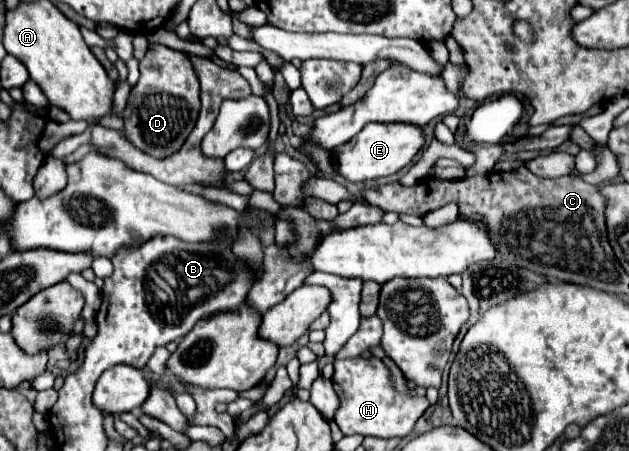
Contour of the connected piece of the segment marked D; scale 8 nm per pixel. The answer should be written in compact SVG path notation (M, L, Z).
M161 43L149 45L145 57L141 59L139 69L141 77L137 85L131 89L127 107L123 111L125 121L123 133L127 141L141 149L143 153L155 159L165 159L179 151L179 147L185 143L185 139L195 127L199 115L199 81L187 57L181 51L169 49Z

